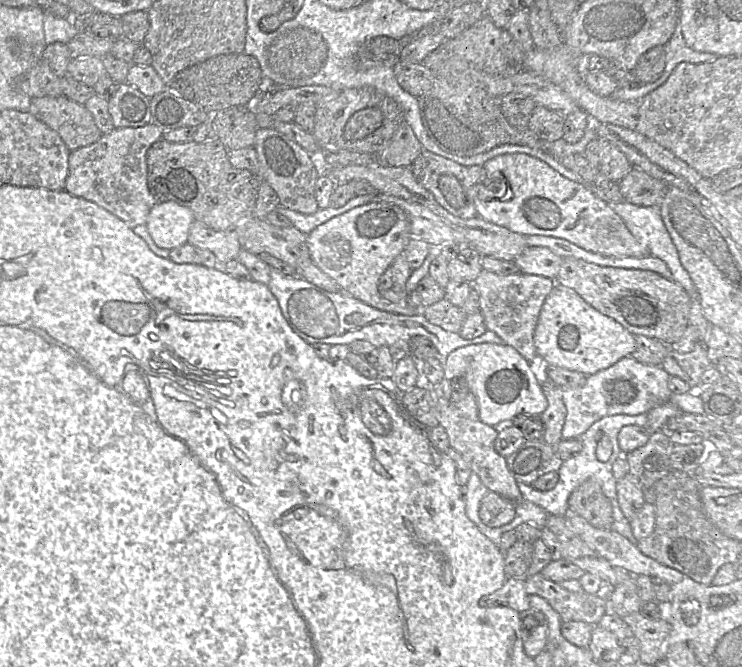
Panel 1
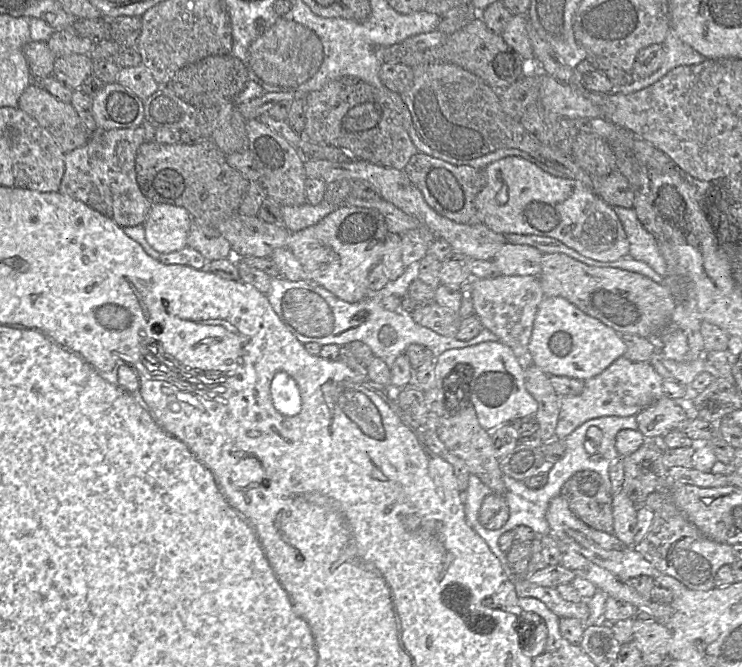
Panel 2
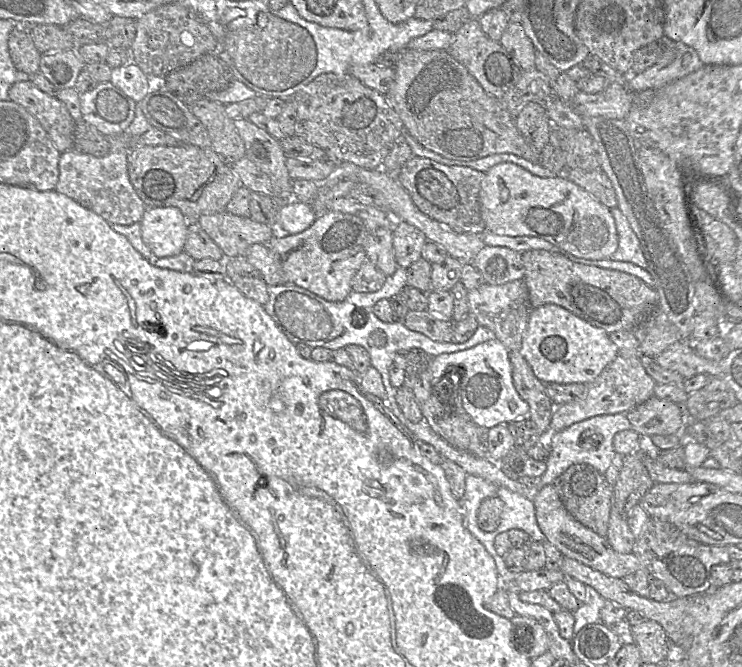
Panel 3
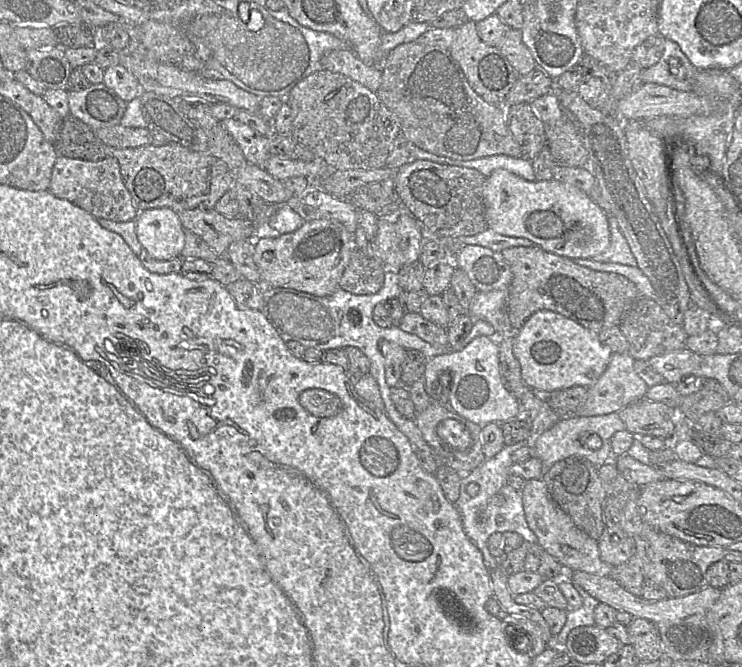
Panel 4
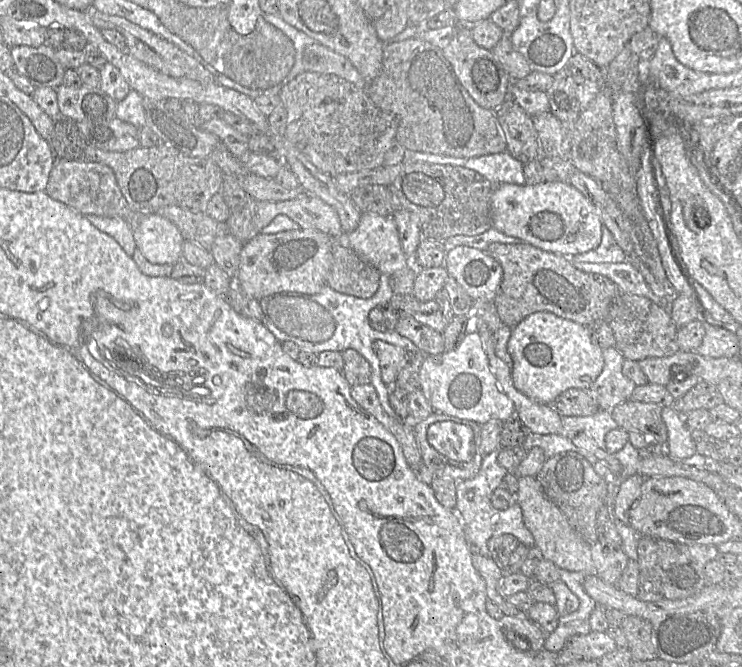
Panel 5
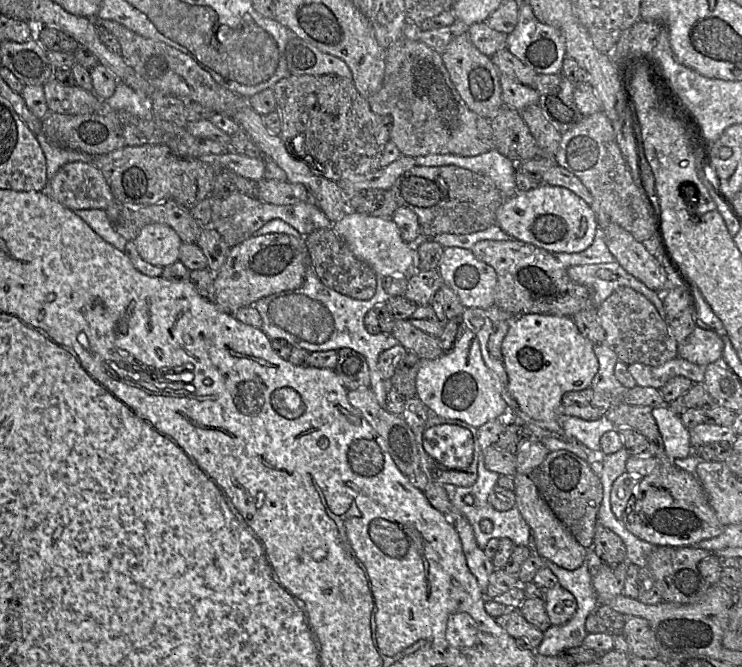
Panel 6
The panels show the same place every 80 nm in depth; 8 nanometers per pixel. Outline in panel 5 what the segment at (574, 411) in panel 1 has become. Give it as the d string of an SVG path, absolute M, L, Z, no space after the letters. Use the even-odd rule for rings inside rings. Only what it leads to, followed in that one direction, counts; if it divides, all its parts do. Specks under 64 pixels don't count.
M615 347L603 349L602 354L603 370L591 385L590 391L600 410L610 411L630 399L636 384L622 373L625 358Z

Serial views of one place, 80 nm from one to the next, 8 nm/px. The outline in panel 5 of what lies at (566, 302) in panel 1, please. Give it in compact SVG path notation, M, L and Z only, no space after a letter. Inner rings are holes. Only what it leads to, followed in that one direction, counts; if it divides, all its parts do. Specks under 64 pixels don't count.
M535 312L513 327L507 349L513 362L511 374L516 389L544 404L553 404L559 394L570 388L590 389L604 366L603 349L592 340L586 326L550 312Z

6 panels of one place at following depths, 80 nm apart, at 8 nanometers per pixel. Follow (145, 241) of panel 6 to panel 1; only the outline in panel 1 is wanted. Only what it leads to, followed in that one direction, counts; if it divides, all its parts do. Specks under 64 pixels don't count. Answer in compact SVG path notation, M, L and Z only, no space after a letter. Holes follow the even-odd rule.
M167 201L153 206L145 225L157 246L174 249L187 242L195 219L190 208Z

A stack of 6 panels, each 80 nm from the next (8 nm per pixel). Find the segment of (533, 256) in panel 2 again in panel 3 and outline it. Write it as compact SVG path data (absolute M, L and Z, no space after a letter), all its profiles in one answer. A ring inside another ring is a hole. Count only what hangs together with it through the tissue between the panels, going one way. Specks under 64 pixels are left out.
M485 246L471 265L482 275L484 283L500 285L524 278L521 252L502 246Z

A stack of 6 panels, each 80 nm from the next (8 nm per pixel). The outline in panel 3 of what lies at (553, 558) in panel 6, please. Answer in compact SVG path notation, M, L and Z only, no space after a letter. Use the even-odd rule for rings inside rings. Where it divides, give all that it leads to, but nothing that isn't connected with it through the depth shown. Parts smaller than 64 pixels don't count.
M553 484L542 487L532 499L535 507L537 524L545 540L554 545L564 557L568 557L599 571L607 576L622 579L628 574L643 569L639 559L631 552L615 552L605 537L575 520L564 507Z

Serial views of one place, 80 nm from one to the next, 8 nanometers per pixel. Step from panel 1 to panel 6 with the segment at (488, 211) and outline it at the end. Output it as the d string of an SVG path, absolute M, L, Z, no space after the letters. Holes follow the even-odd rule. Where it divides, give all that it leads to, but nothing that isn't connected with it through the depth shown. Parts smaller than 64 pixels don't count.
M544 183L504 198L497 210L496 224L512 238L553 254L584 251L598 229L596 214L583 199L566 188Z

